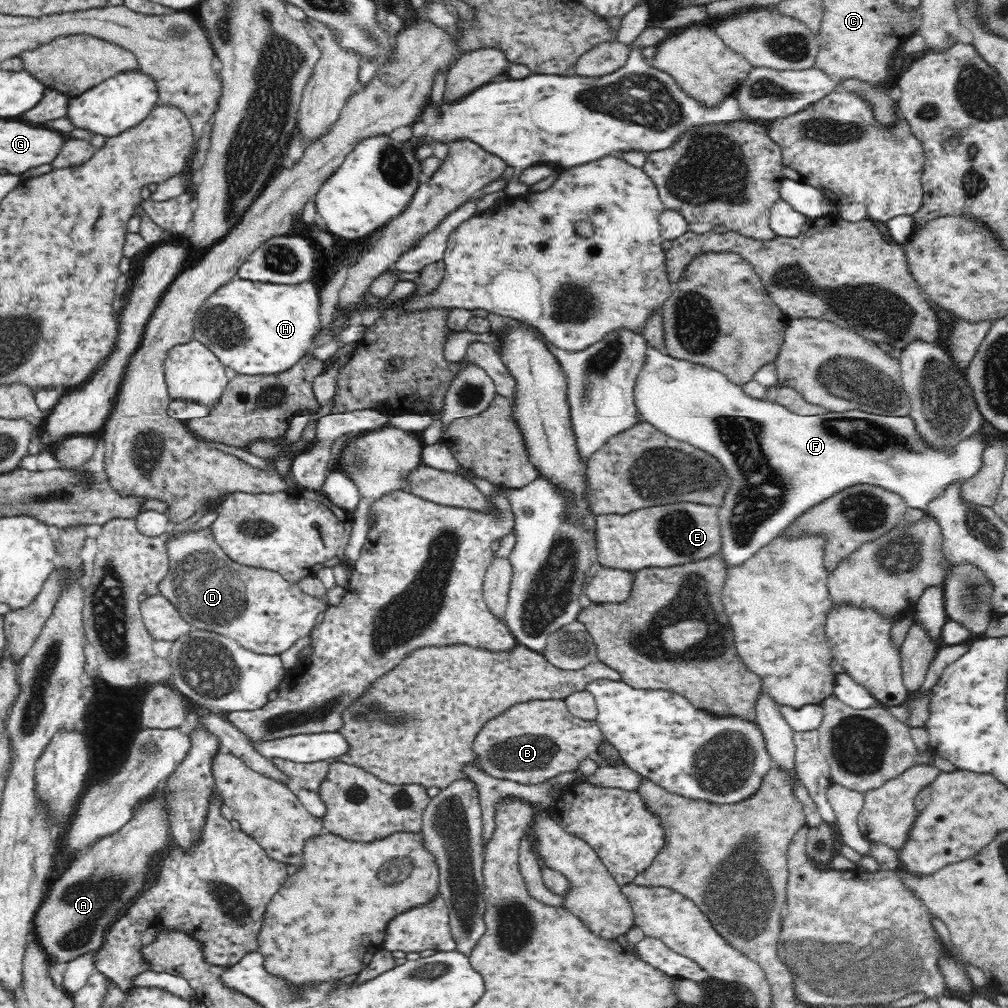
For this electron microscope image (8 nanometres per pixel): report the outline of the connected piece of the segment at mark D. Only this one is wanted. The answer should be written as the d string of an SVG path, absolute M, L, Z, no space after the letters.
M210 527L178 533L167 540L169 571L158 583L157 590L167 598L189 622L194 630L220 634L234 639L240 646L260 654L280 655L292 648L298 640L304 638L317 625L318 616L330 604L326 594L323 597L304 593L297 584L288 582L279 572L265 568L246 567L234 562L216 543Z

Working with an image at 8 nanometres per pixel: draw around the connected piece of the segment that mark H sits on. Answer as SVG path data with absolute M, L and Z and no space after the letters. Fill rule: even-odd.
M234 278L213 292L197 310L193 338L208 347L224 367L232 368L238 375L286 372L314 348L313 338L321 328L319 292L316 278L300 284L270 284Z

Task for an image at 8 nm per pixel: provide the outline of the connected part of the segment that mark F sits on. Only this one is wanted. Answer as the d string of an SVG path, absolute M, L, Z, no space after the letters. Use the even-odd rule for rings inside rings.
M652 347L647 349L646 355L644 367L634 386L634 403L638 413L662 435L711 454L722 463L732 480L718 510L723 544L719 554L729 568L740 566L752 558L803 512L845 489L858 484L881 487L899 495L908 507L925 510L926 505L934 498L940 498L950 484L963 485L983 465L981 456L986 438L983 434L964 438L950 454L945 454L921 439L910 416L883 416L861 410L800 416L772 401L748 396L740 385L733 384L727 376L711 367L677 360Z

